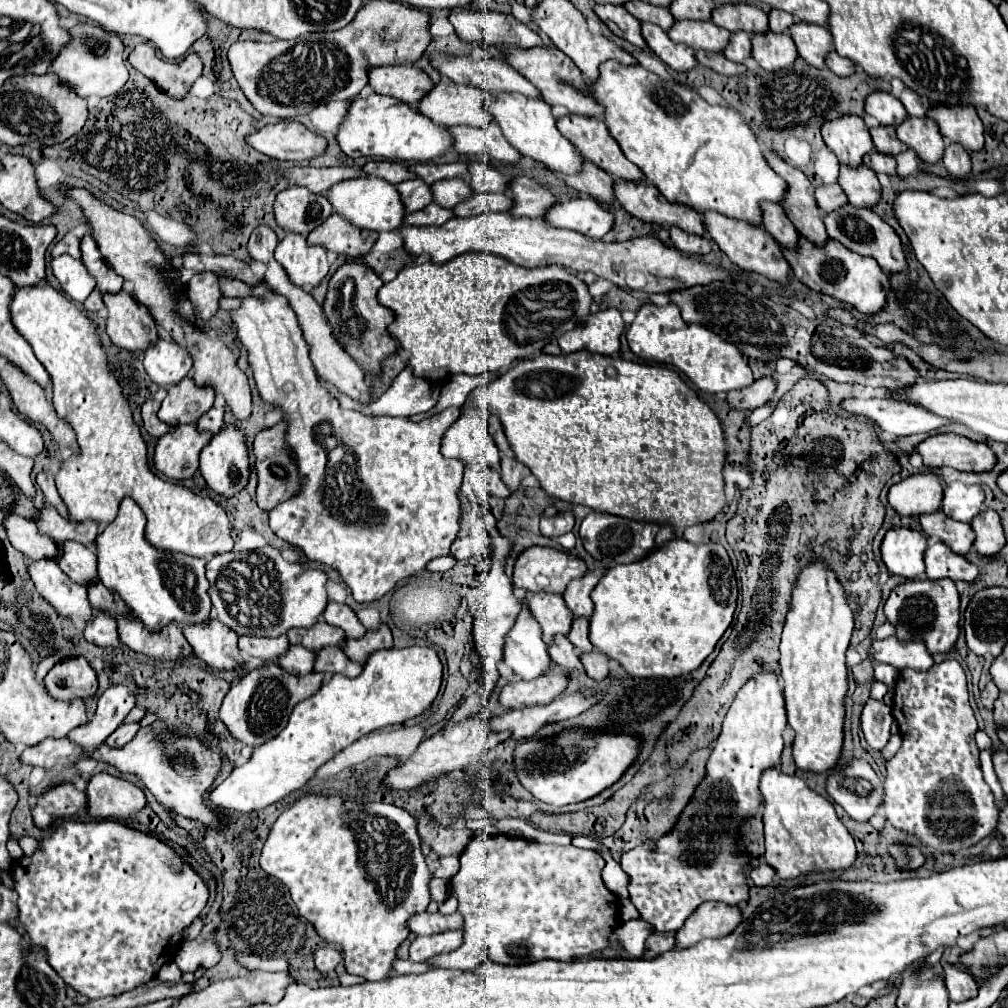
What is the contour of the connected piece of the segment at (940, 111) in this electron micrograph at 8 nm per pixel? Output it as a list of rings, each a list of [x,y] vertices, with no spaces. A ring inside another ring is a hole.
[[[932,106],[928,116],[940,126],[940,132],[952,142],[962,144],[966,150],[974,152],[984,148],[984,130],[974,106]]]

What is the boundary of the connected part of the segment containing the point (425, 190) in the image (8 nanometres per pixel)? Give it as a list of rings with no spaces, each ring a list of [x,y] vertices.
[[[420,178],[400,182],[396,188],[402,196],[402,202],[404,202],[408,214],[422,210],[424,206],[428,206],[432,202],[432,188],[426,182],[422,182]]]

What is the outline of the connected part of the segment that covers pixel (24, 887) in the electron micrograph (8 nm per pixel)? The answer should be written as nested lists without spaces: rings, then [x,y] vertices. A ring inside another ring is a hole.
[[[64,820],[60,826],[56,826],[56,830],[48,836],[42,838],[38,842],[38,848],[32,856],[22,856],[20,860],[16,860],[10,868],[12,872],[12,880],[14,880],[14,890],[18,892],[18,920],[22,922],[28,938],[30,938],[30,948],[38,946],[46,952],[48,964],[58,972],[58,976],[76,992],[96,1000],[96,998],[104,998],[110,994],[122,994],[126,990],[134,990],[136,986],[142,986],[146,982],[150,982],[152,978],[156,978],[158,970],[170,962],[170,960],[162,960],[162,958],[174,958],[180,940],[182,940],[182,932],[200,916],[200,912],[204,910],[208,898],[210,898],[210,890],[206,886],[206,882],[198,876],[198,872],[184,862],[166,842],[162,842],[160,838],[134,830],[118,820],[100,820],[100,822],[76,822],[76,820]]]

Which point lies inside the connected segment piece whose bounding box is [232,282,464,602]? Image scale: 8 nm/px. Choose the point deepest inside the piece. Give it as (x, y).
(379, 501)

